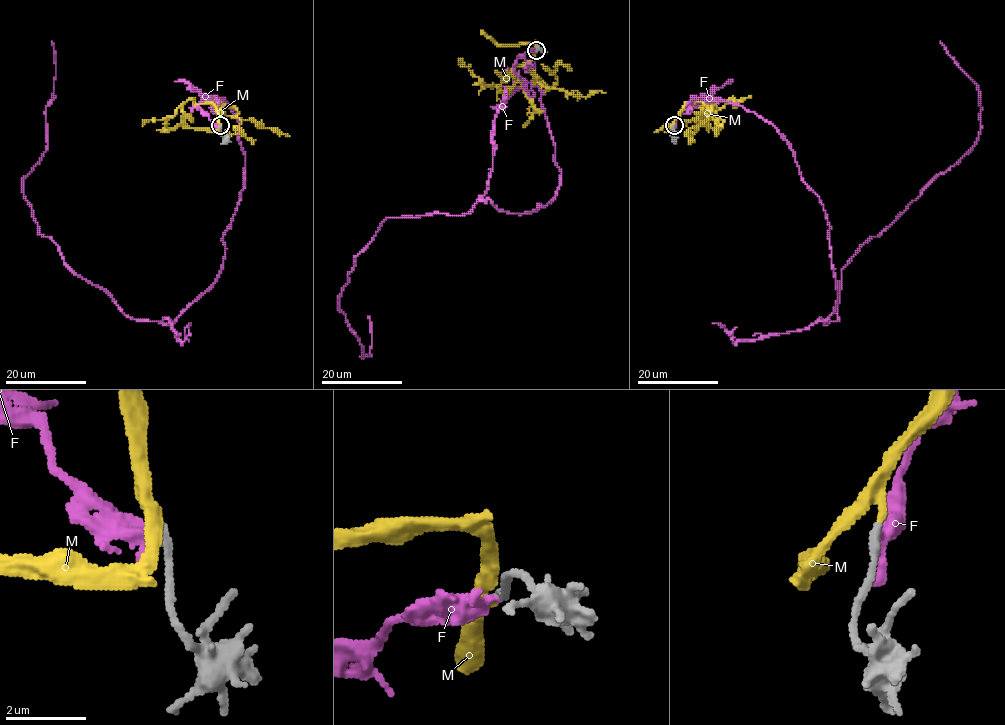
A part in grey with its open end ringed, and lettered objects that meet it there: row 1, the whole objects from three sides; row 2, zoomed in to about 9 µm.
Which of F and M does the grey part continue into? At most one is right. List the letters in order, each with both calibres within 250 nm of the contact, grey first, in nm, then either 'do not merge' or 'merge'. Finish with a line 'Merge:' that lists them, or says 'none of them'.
F: calibres 200 and 240 nm; do not merge
M: calibres 180 and 150 nm; merge
Merge: M

